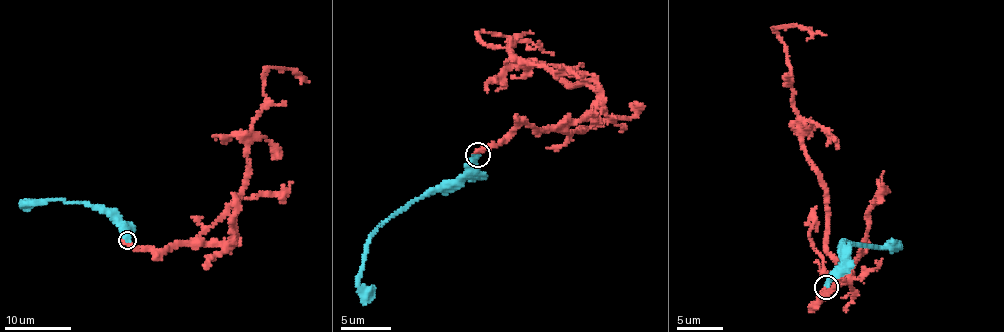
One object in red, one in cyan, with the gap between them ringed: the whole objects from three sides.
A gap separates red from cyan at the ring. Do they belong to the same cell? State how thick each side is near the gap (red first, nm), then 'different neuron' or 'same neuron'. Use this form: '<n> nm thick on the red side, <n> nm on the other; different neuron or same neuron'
360 nm thick on the red side, 300 nm on the other; different neuron

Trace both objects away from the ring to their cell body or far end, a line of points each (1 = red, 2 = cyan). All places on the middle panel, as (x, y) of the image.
1: (479, 152), (519, 123), (575, 124), (598, 99), (480, 32), (554, 55)
2: (478, 155), (474, 156), (467, 169), (441, 188), (411, 200), (381, 224), (366, 245), (358, 279), (363, 304)

